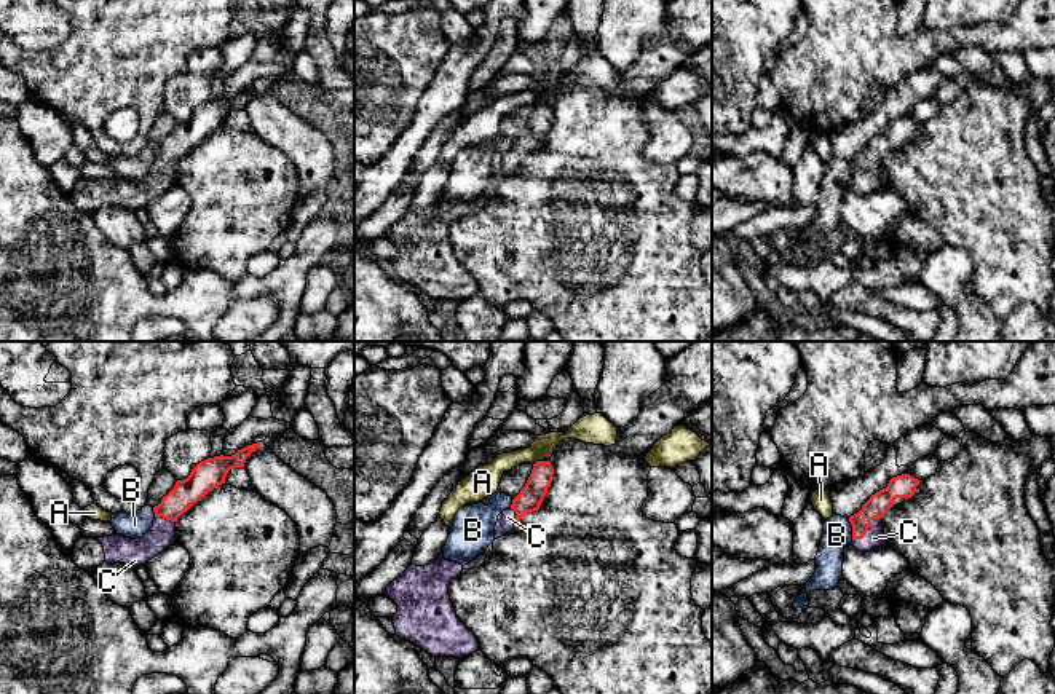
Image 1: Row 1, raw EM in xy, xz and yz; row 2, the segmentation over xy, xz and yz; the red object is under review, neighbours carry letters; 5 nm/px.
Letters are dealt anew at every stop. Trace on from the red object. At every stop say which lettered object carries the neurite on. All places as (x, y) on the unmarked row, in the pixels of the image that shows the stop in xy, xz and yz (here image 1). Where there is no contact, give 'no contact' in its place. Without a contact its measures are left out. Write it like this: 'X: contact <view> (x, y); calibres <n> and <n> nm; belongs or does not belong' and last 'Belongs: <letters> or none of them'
A: contact xz (537, 104); calibres 120 and 110 nm; does not belong
B: contact yz (853, 171); calibres 110 and 150 nm; does not belong
C: contact yz (869, 169); calibres 110 and 100 nm; belongs
Belongs: C

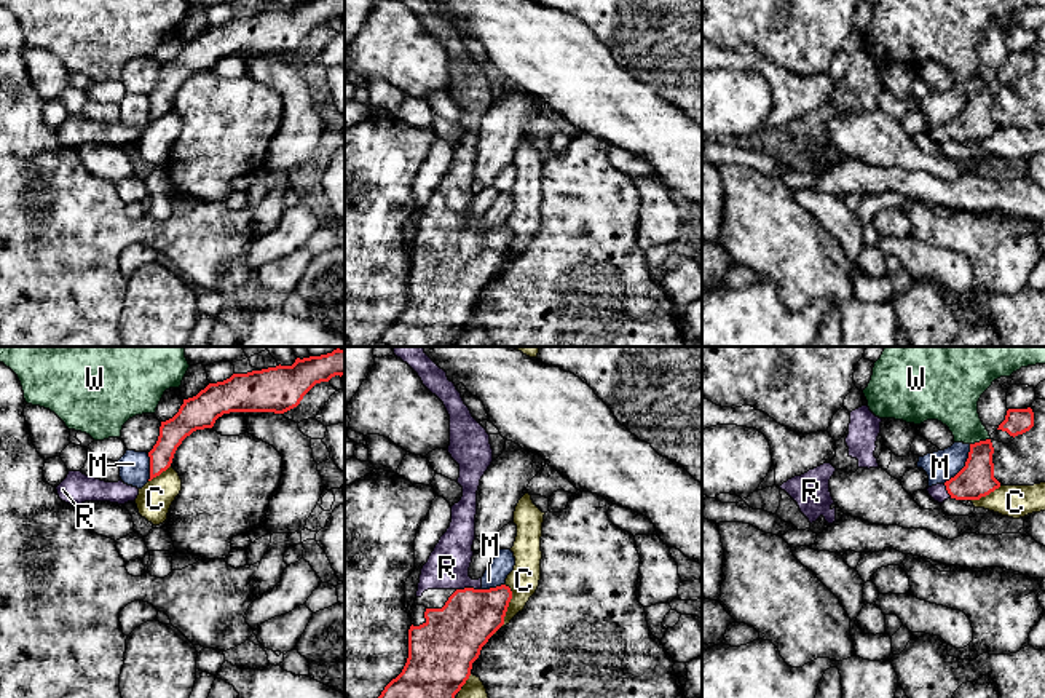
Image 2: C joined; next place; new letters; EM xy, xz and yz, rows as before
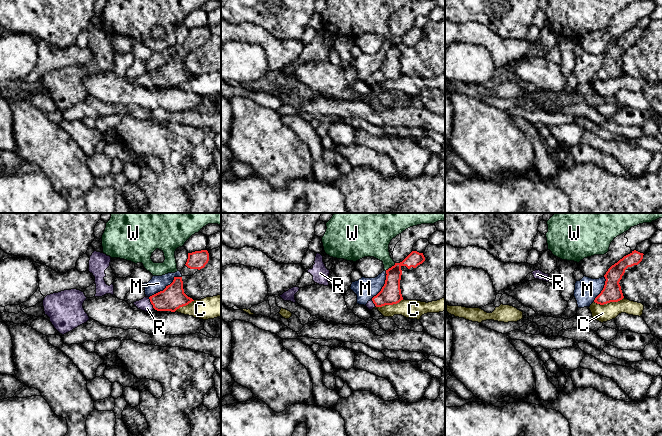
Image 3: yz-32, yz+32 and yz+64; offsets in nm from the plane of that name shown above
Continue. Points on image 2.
C: contact xz (506, 251); calibres 280 and 160 nm; does not belong
M: contact yz (966, 107); calibres 180 and 160 nm; does not belong
R: contact xz (468, 230); calibres 300 and 220 nm; belongs
W: contact yz (980, 83); calibres 180 and 260 nm; does not belong
Belongs: R

